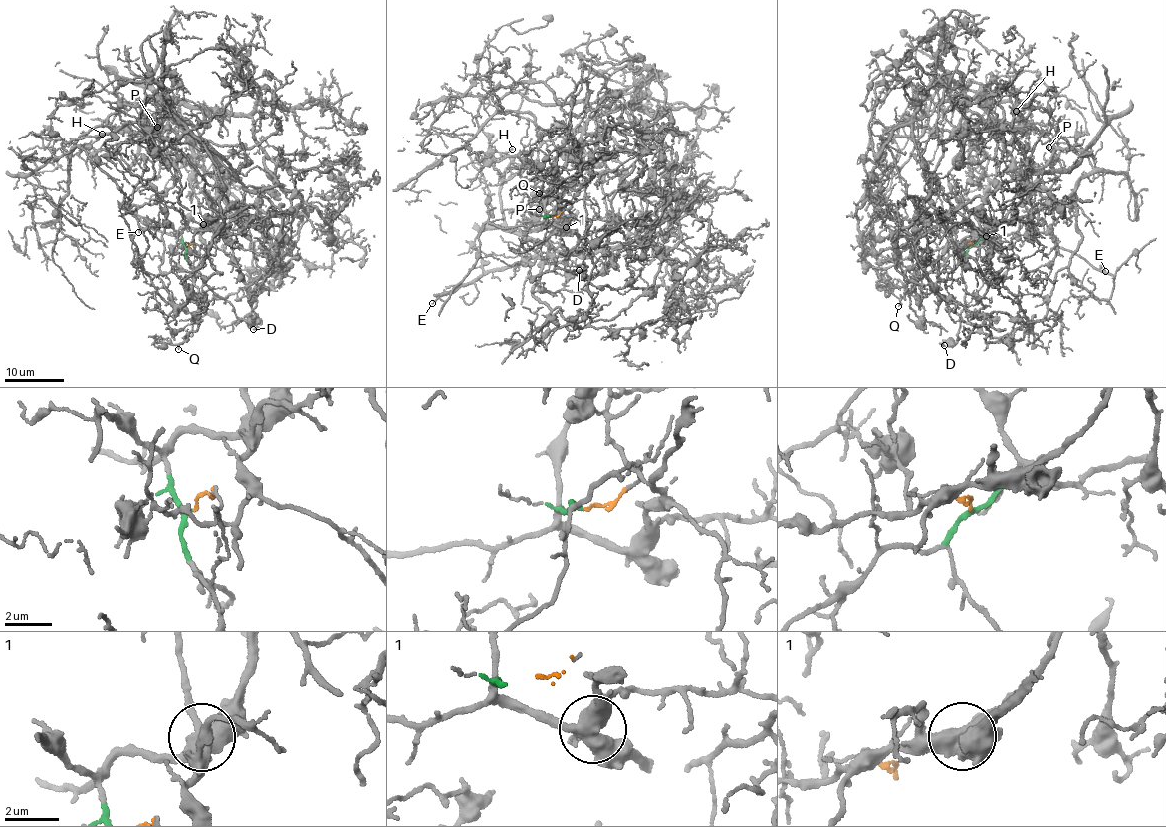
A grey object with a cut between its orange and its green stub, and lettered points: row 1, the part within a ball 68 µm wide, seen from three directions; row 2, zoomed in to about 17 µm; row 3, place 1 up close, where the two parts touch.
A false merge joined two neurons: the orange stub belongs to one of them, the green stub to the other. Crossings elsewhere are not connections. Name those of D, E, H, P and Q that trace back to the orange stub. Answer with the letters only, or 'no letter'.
D, H, P

